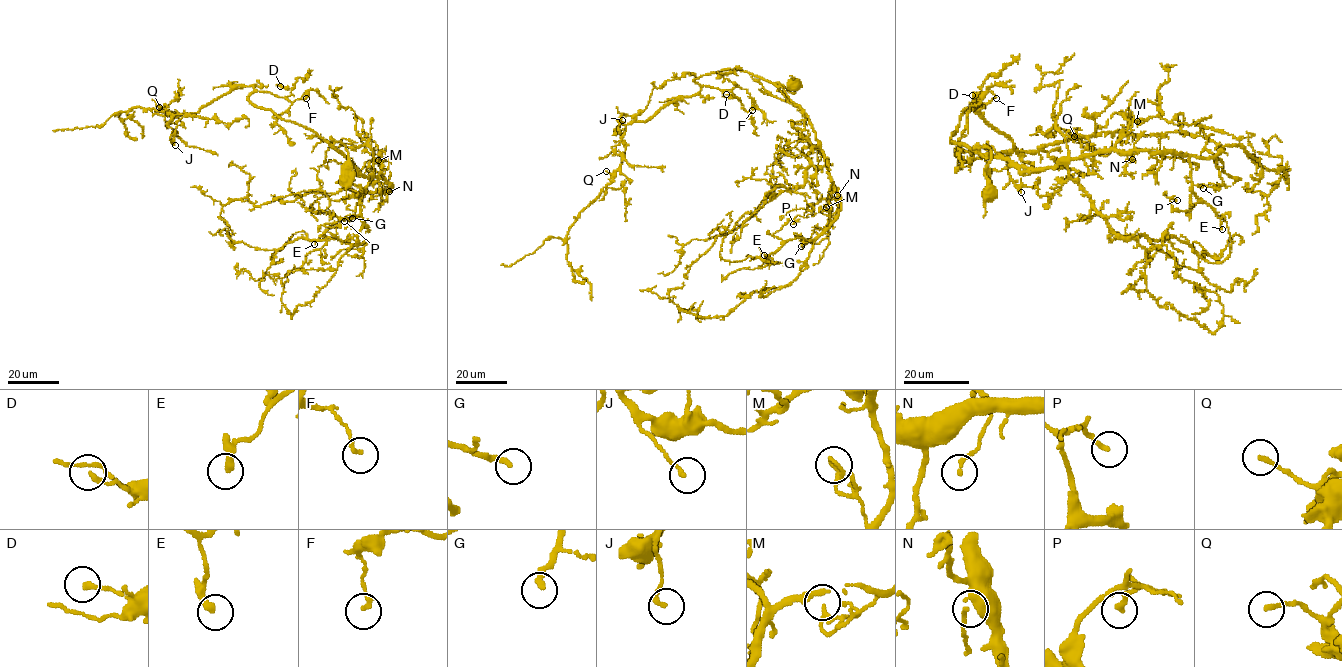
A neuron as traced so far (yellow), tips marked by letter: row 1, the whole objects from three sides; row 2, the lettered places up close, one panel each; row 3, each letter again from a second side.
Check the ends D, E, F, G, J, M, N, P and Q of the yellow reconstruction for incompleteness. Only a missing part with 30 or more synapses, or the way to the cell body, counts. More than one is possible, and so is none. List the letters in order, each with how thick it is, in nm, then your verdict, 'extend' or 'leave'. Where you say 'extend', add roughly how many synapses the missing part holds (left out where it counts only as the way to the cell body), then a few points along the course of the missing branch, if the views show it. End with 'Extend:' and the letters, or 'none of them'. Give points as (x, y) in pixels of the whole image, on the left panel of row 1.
D: calibre 200 nm; leave
E: calibre 320 nm; leave
F: calibre 170 nm; leave
G: calibre 240 nm; extend; 30 synapses; course (352, 218), (356, 226), (334, 246)
J: calibre 180 nm; leave
M: calibre 140 nm; leave
N: calibre 160 nm; leave
P: calibre 200 nm; leave
Q: calibre 180 nm; leave
Extend: G

